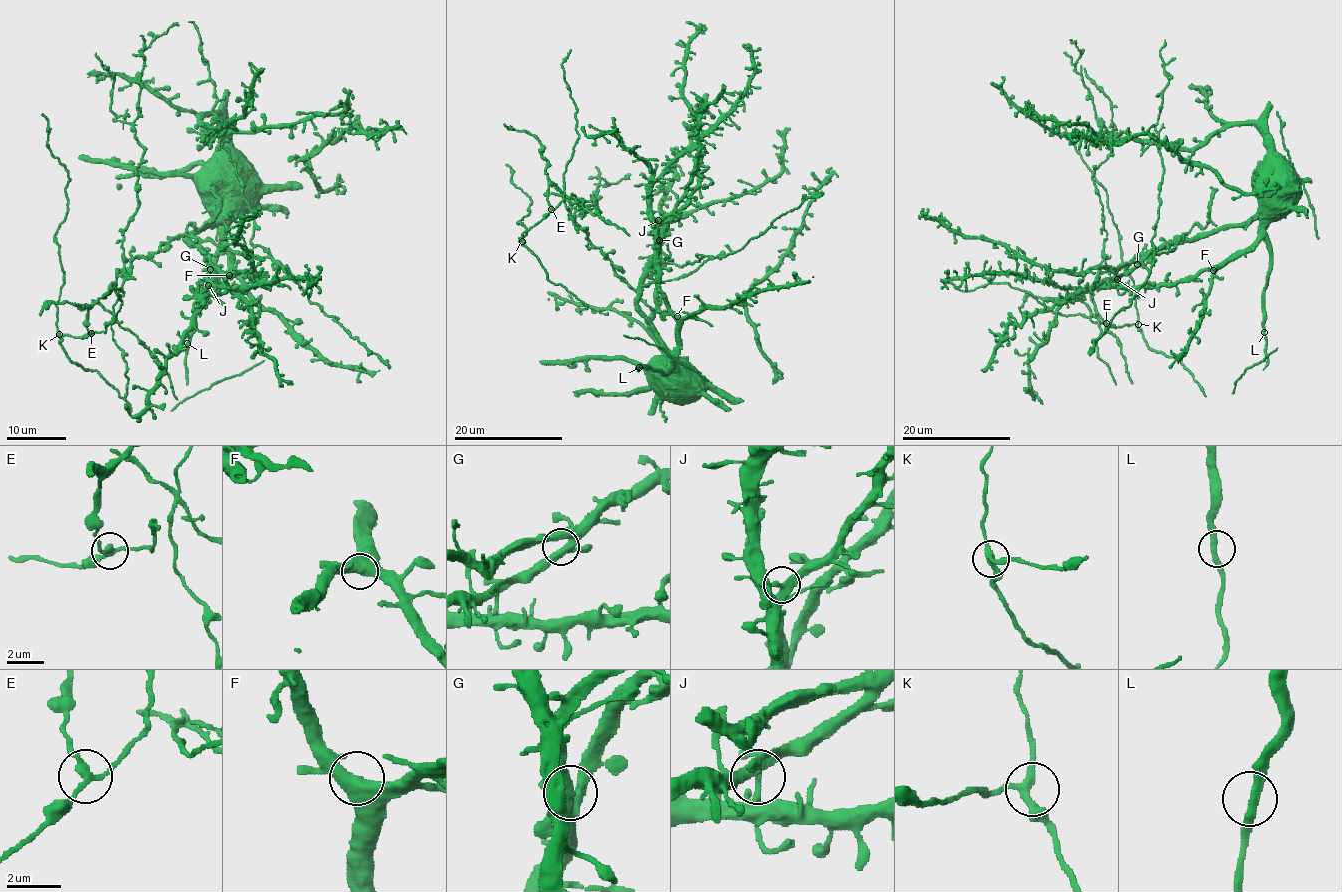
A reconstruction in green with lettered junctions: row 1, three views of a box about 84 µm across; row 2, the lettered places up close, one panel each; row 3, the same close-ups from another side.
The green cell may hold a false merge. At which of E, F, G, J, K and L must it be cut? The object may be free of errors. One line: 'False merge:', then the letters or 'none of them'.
False merge: E

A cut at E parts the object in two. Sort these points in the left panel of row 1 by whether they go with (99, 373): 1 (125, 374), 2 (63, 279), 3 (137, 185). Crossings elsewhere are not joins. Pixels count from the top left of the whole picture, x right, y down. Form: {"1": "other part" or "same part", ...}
{"1": "other part", "2": "same part", "3": "other part"}

